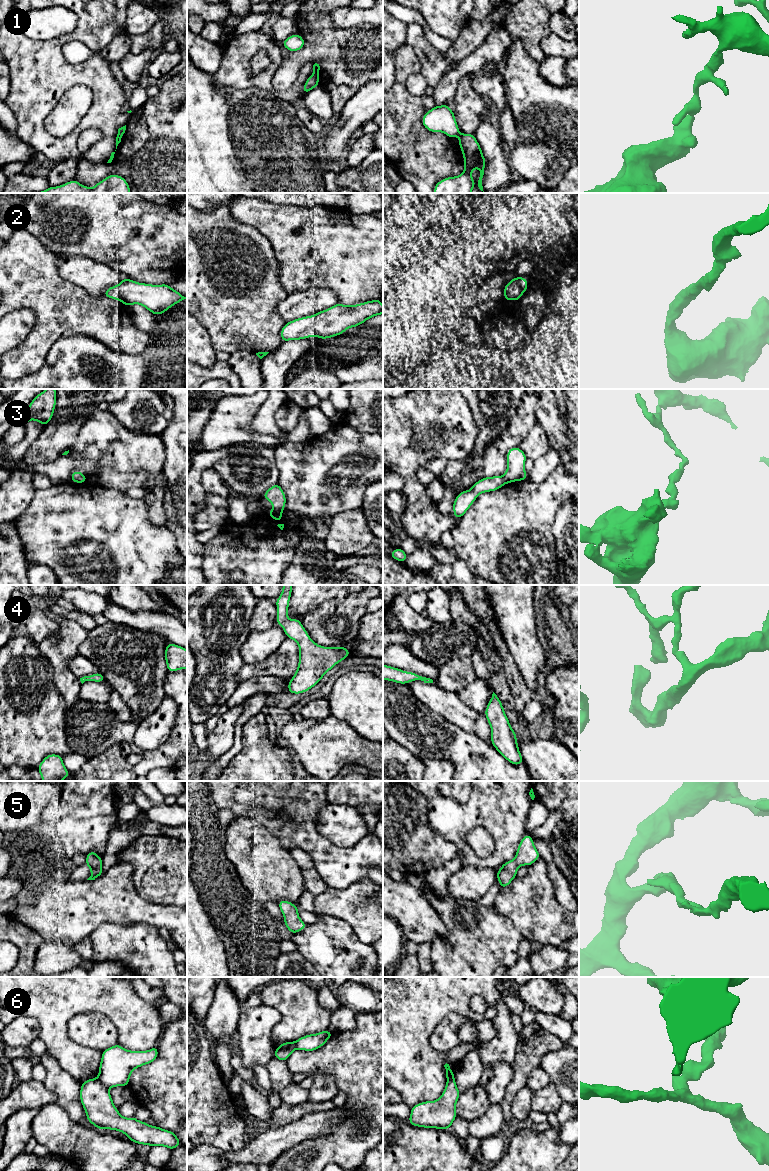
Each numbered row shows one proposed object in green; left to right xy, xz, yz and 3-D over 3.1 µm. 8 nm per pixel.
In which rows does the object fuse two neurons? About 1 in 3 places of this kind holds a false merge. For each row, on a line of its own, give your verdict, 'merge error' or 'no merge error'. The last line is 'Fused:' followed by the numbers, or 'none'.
1: merge error
2: no merge error
3: merge error
4: no merge error
5: no merge error
6: merge error
Fused: 1, 3, 6

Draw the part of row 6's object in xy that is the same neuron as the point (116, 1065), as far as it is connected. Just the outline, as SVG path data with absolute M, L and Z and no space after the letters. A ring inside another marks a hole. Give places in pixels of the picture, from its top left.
M116 1044L102 1052L98 1079L106 1088L125 1087L136 1068L154 1062L157 1057L157 1046L147 1051L131 1051Z

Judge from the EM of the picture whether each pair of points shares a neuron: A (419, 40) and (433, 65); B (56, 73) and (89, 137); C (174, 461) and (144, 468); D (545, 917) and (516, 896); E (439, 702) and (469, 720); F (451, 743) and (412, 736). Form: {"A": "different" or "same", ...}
{"A": "same", "B": "different", "C": "different", "D": "same", "E": "same", "F": "same"}

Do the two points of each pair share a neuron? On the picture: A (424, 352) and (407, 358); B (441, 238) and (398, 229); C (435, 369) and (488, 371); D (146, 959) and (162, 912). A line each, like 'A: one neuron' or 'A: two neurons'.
A: one neuron
B: two neurons
C: one neuron
D: two neurons

